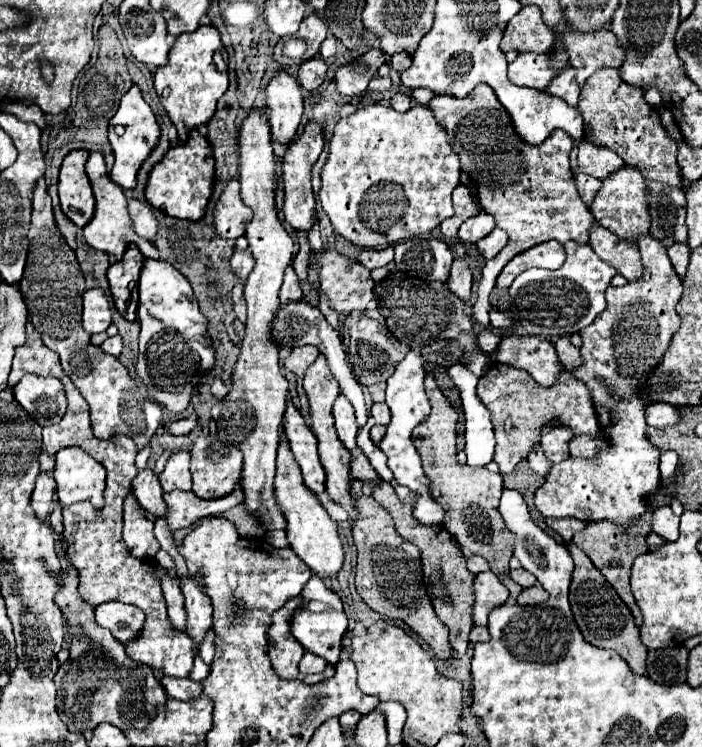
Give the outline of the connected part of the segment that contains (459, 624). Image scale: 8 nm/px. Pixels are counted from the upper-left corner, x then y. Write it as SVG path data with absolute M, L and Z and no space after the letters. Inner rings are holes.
M379 482L375 488L373 488L373 494L371 494L389 514L391 518L395 520L395 528L397 532L411 544L415 544L419 550L421 550L421 562L423 562L423 582L425 582L425 588L427 588L427 594L431 596L431 604L439 616L439 620L449 628L449 642L451 642L451 648L463 656L465 650L467 650L467 644L469 644L469 630L473 626L473 620L471 620L471 602L473 602L473 590L471 590L471 584L473 584L473 574L465 568L465 556L463 552L453 544L451 540L451 534L443 528L443 526L423 526L419 524L413 514L411 514L411 508L405 506L393 486L389 482Z

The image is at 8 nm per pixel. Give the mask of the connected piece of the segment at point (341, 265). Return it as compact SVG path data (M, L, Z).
M325 252L319 260L311 254L311 262L321 264L321 290L327 294L335 312L349 314L367 308L375 286L367 268L335 252Z

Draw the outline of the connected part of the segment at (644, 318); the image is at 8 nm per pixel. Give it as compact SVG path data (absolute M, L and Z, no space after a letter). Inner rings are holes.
M647 236L639 238L639 252L643 260L643 276L637 282L629 282L619 290L613 290L611 286L605 292L607 308L589 324L583 332L583 346L581 356L583 364L577 370L569 370L579 382L583 382L591 390L593 406L597 412L597 420L601 426L601 434L607 440L607 446L603 446L593 458L573 458L567 456L567 460L561 460L555 464L545 478L543 486L535 492L535 506L541 512L541 516L573 516L581 522L613 522L621 524L623 528L629 528L637 520L641 520L647 512L651 512L651 526L653 532L663 536L669 542L675 542L679 538L679 516L673 514L669 506L657 506L653 508L653 496L661 488L661 476L659 476L659 448L655 448L647 440L647 420L645 420L645 408L647 396L643 396L643 388L647 386L647 376L657 368L659 360L663 360L667 348L671 346L671 336L677 332L681 318L675 312L675 306L681 298L681 280L675 274L667 250L661 246L659 240Z

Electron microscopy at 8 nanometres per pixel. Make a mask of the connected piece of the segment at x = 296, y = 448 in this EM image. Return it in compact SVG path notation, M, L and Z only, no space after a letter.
M287 402L285 418L283 418L283 432L289 440L289 448L301 468L305 486L313 492L325 492L325 472L317 456L317 440L311 428L305 424L303 416L295 408L293 402Z

